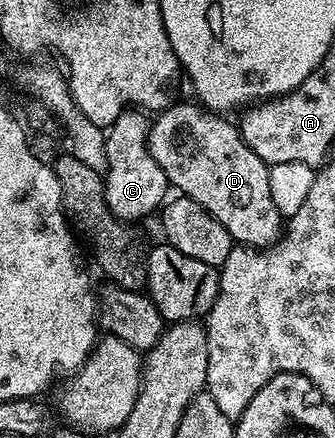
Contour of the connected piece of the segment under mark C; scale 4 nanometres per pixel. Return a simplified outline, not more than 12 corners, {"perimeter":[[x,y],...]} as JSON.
{"perimeter":[[120,112],[105,127],[104,181],[119,222],[167,201],[164,168],[146,147],[151,119]]}

